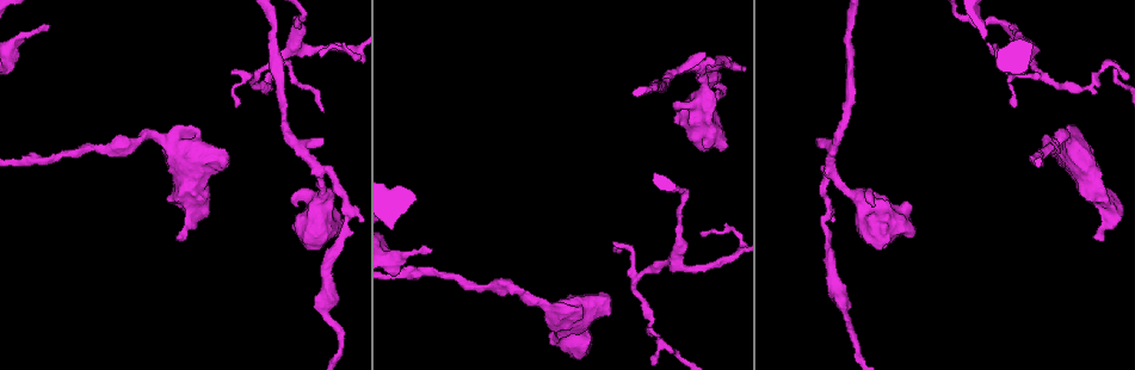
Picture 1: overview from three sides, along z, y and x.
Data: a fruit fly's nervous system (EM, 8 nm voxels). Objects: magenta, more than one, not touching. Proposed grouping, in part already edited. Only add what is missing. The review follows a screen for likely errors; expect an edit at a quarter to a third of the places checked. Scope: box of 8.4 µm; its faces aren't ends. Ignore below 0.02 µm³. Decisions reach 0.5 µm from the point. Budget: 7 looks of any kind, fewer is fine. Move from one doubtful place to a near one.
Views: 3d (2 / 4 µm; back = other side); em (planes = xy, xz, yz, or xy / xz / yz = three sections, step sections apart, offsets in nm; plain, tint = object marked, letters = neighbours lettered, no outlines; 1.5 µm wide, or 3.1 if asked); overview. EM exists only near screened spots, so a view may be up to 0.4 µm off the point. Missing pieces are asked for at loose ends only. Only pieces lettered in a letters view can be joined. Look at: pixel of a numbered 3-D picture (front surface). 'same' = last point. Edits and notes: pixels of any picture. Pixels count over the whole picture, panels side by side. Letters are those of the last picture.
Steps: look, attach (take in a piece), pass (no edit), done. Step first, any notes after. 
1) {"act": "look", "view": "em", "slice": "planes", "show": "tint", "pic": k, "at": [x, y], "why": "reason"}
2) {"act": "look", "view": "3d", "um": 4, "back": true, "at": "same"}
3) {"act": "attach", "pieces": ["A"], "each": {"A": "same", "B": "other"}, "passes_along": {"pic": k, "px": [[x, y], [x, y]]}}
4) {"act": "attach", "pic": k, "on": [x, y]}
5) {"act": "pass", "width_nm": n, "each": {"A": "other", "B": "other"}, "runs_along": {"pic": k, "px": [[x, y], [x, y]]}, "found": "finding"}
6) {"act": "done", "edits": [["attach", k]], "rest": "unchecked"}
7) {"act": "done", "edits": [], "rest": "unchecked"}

{"act": "look", "view": "3d", "um": 4, "back": true, "pic": 1, "at": [721, 149], "why": "thick end"}

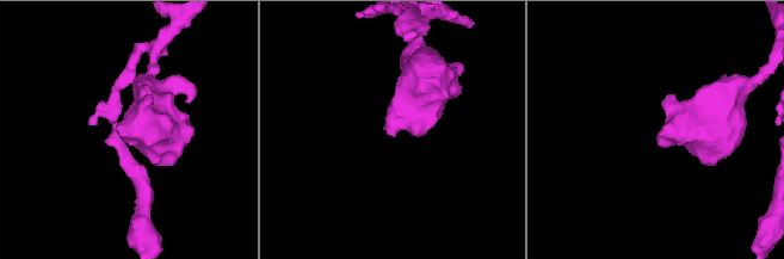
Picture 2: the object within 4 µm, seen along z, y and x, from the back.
{"act": "look", "view": "em", "slice": "yz", "step": 4, "show": "tint", "pic": 2, "at": [390, 133], "why": "need the tissue"}

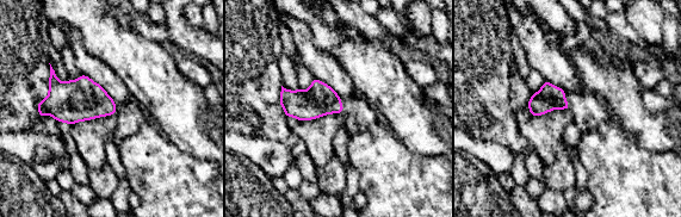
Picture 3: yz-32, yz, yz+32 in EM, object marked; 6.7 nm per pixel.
{"act": "look", "view": "em", "slice": "planes", "show": "letters", "at": "same"}

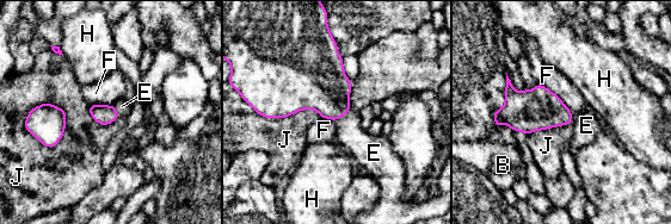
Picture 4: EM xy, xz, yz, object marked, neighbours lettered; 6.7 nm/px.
{"act": "attach", "pieces": ["E"], "each": {"B": "other", "E": "same", "F": "other", "H": "other", "J": "other"}, "found": "the cell continues"}

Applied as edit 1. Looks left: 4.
{"act": "look", "view": "em", "slice": "xz", "step": 4, "show": "tint", "pic": 1, "at": [321, 53], "why": "an open end"}

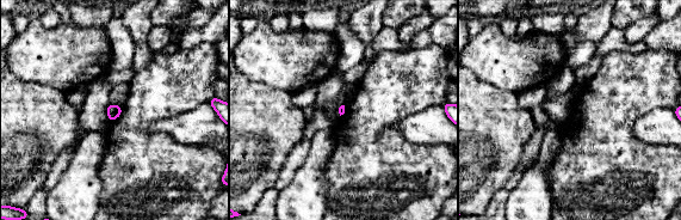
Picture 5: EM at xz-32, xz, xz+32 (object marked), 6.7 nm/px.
{"act": "look", "view": "em", "slice": "planes", "show": "letters", "at": "same", "why": "another direction"}

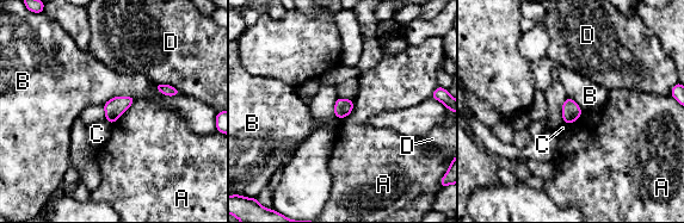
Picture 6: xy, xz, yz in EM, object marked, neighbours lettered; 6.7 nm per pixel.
{"act": "pass", "each": {"A": "other", "B": "other", "C": "other", "D": "other"}, "border": {"pic": 6, "px": [[135, 98], [112, 97], [102, 105]]}, "found": "no lettered piece goes on from it"}

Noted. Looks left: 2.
{"act": "done", "edits": [["attach", 4]], "rest": "unchecked"}

